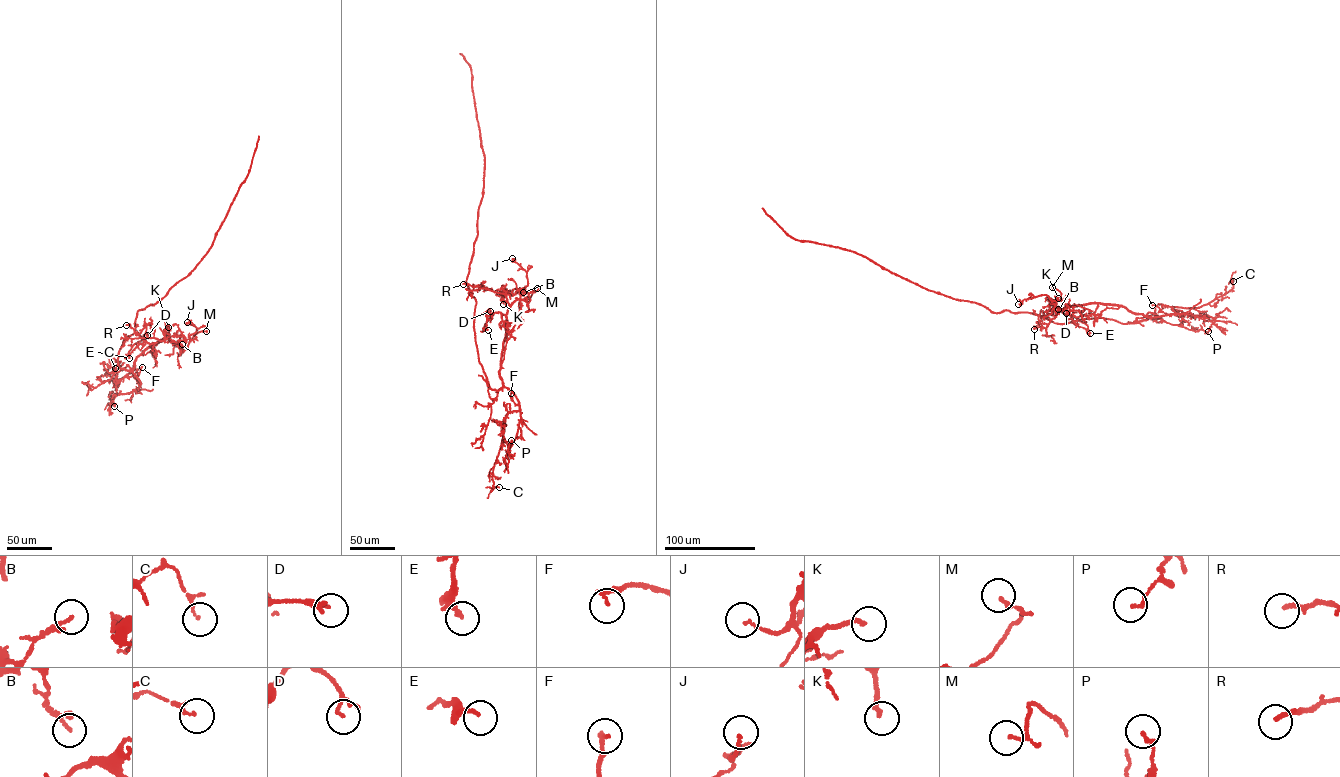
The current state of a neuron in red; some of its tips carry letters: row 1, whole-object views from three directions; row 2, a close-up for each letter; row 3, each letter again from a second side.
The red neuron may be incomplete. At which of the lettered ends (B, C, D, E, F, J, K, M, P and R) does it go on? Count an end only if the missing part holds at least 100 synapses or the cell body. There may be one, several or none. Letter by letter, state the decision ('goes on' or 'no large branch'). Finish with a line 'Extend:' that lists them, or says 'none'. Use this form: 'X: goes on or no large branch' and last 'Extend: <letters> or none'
B: no large branch
C: no large branch
D: no large branch
E: no large branch
F: no large branch
J: no large branch
K: no large branch
M: no large branch
P: no large branch
R: no large branch
Extend: none

